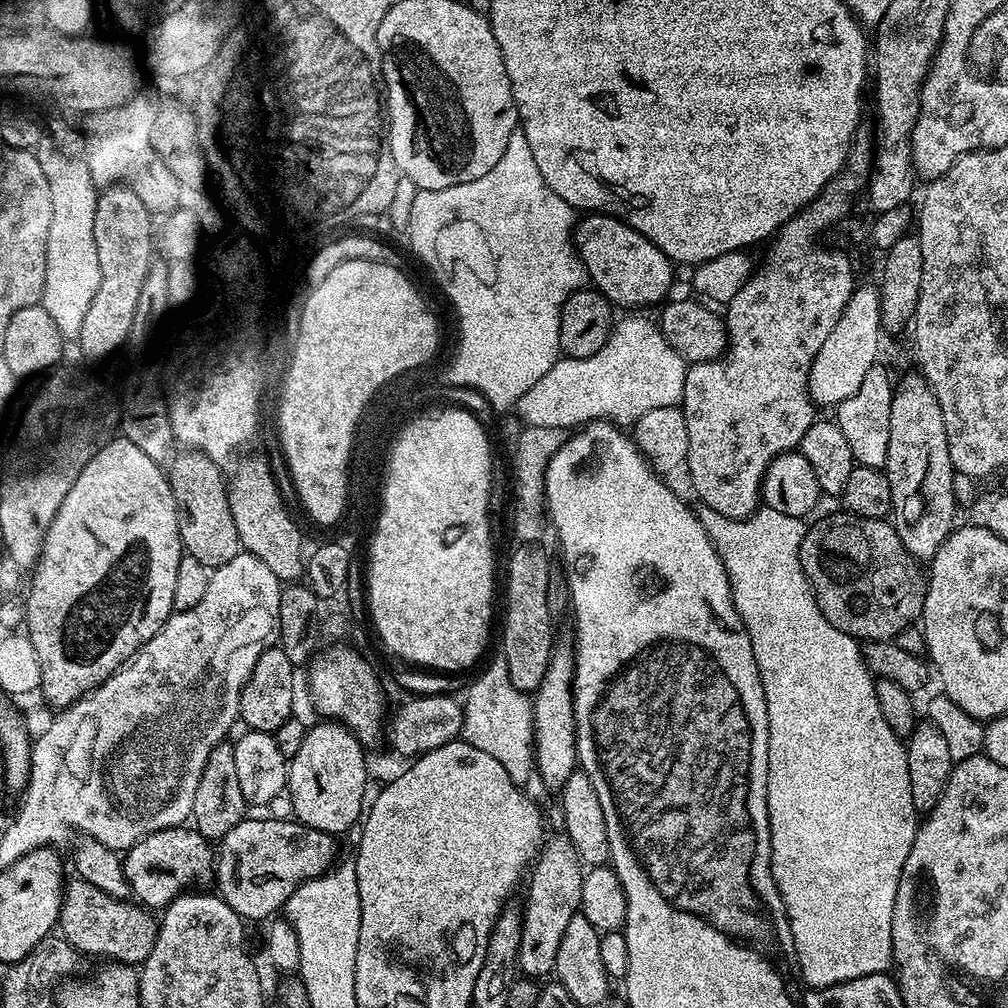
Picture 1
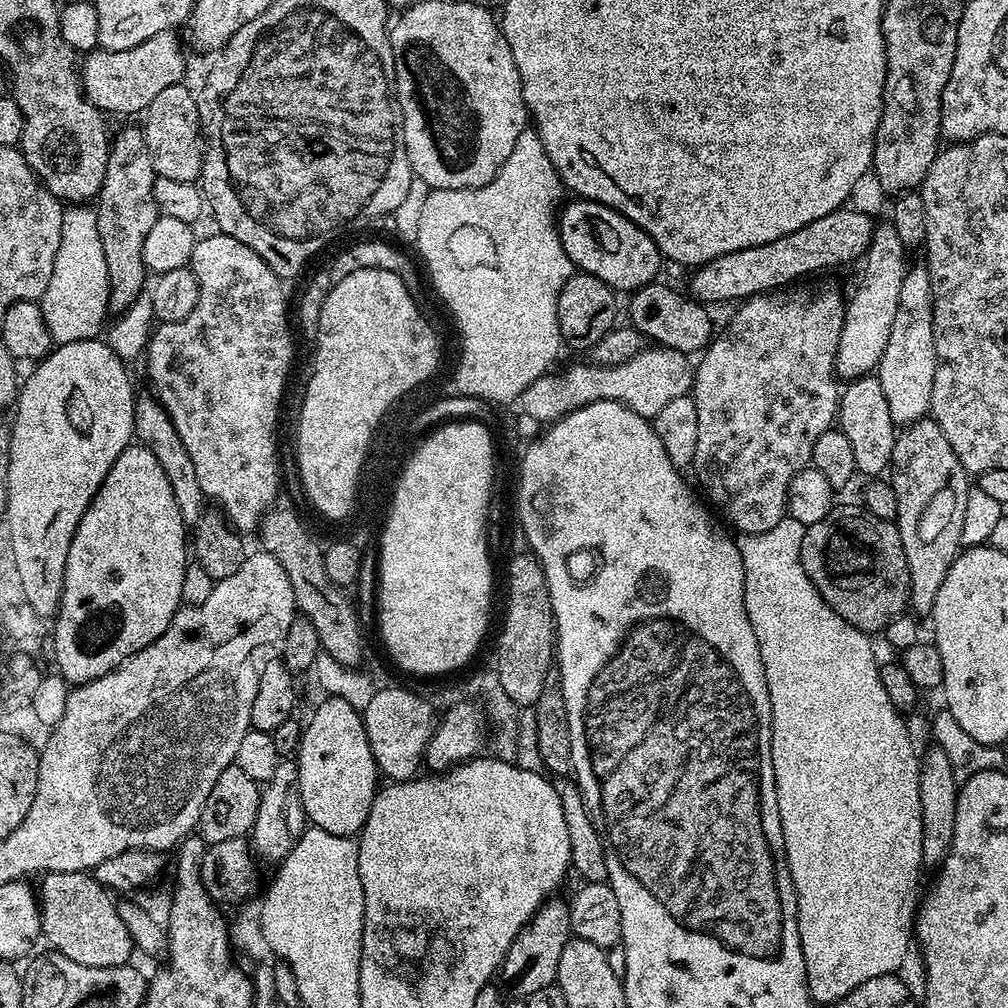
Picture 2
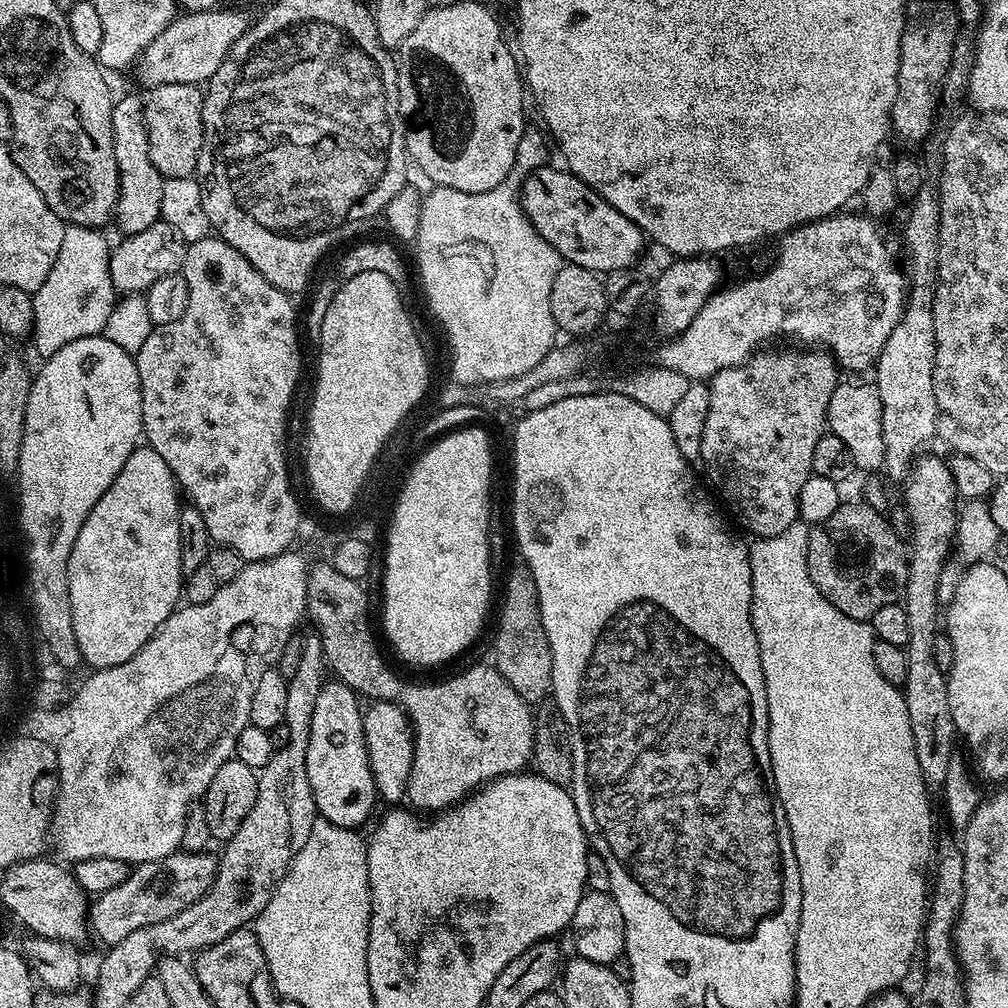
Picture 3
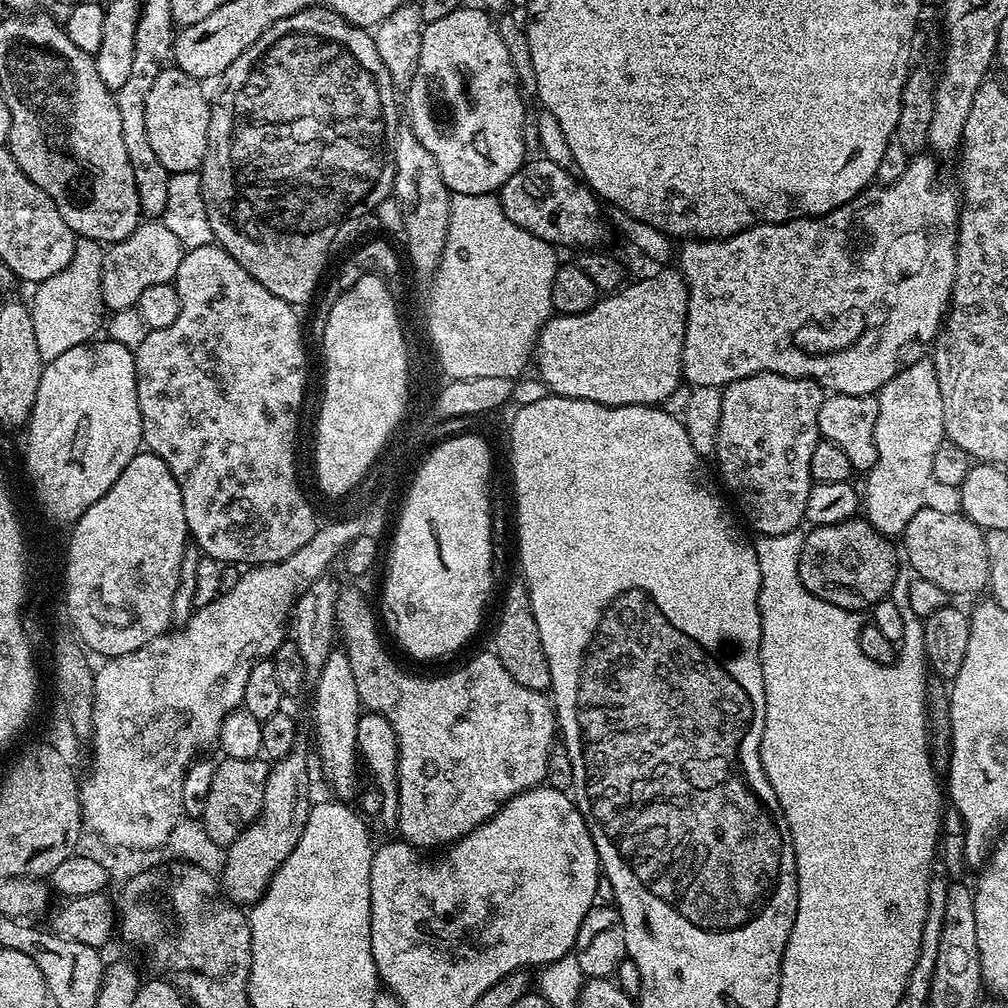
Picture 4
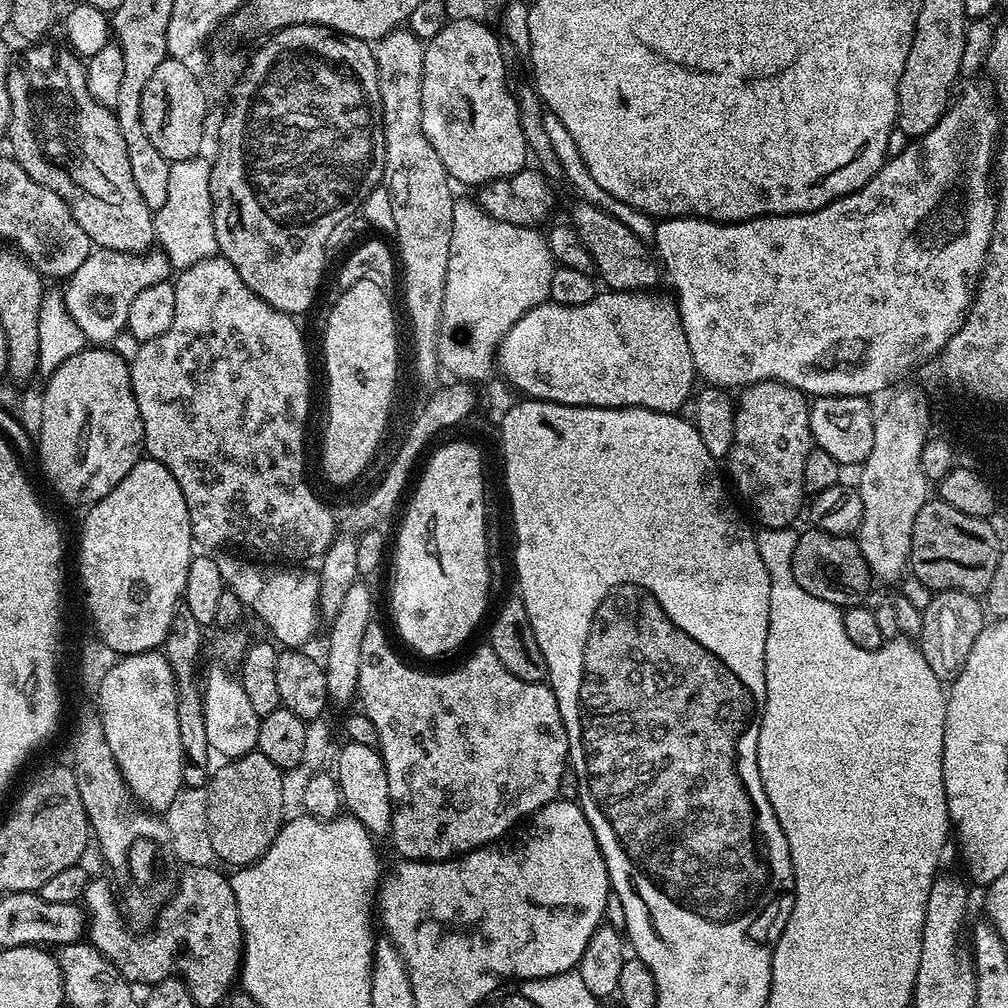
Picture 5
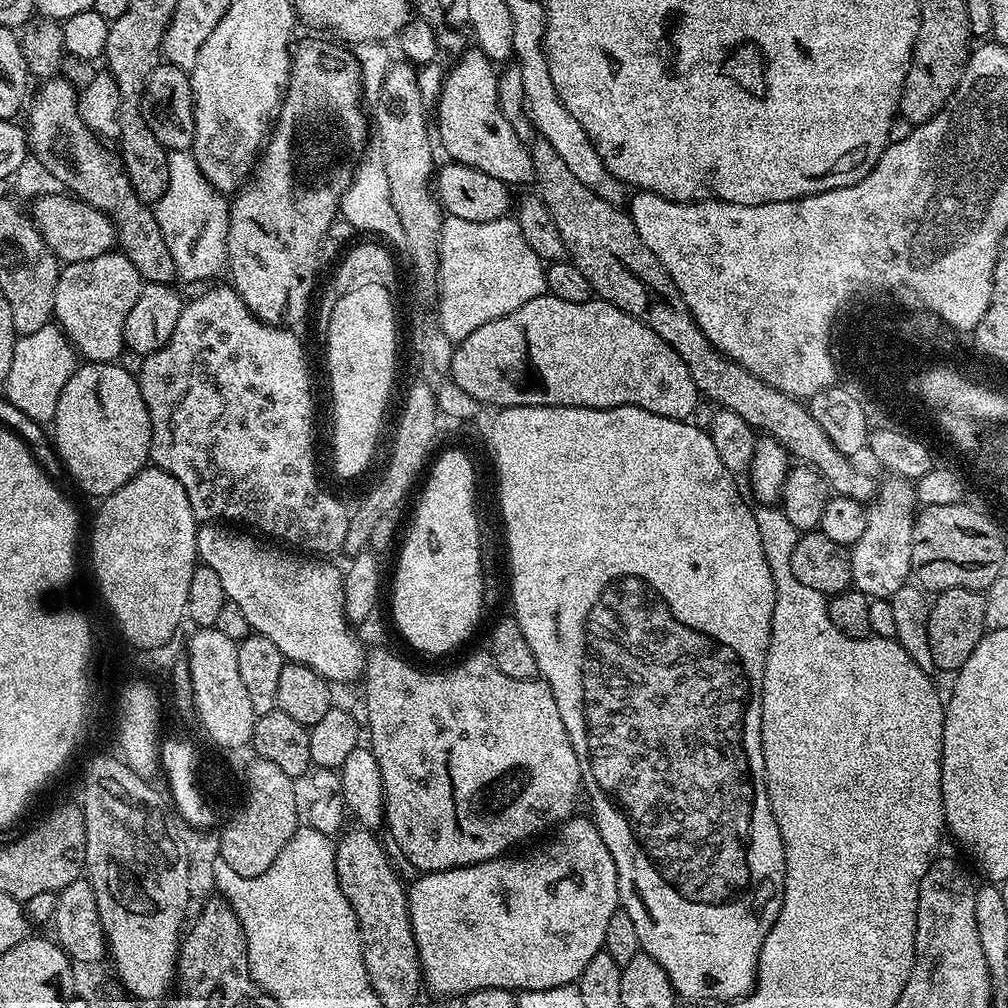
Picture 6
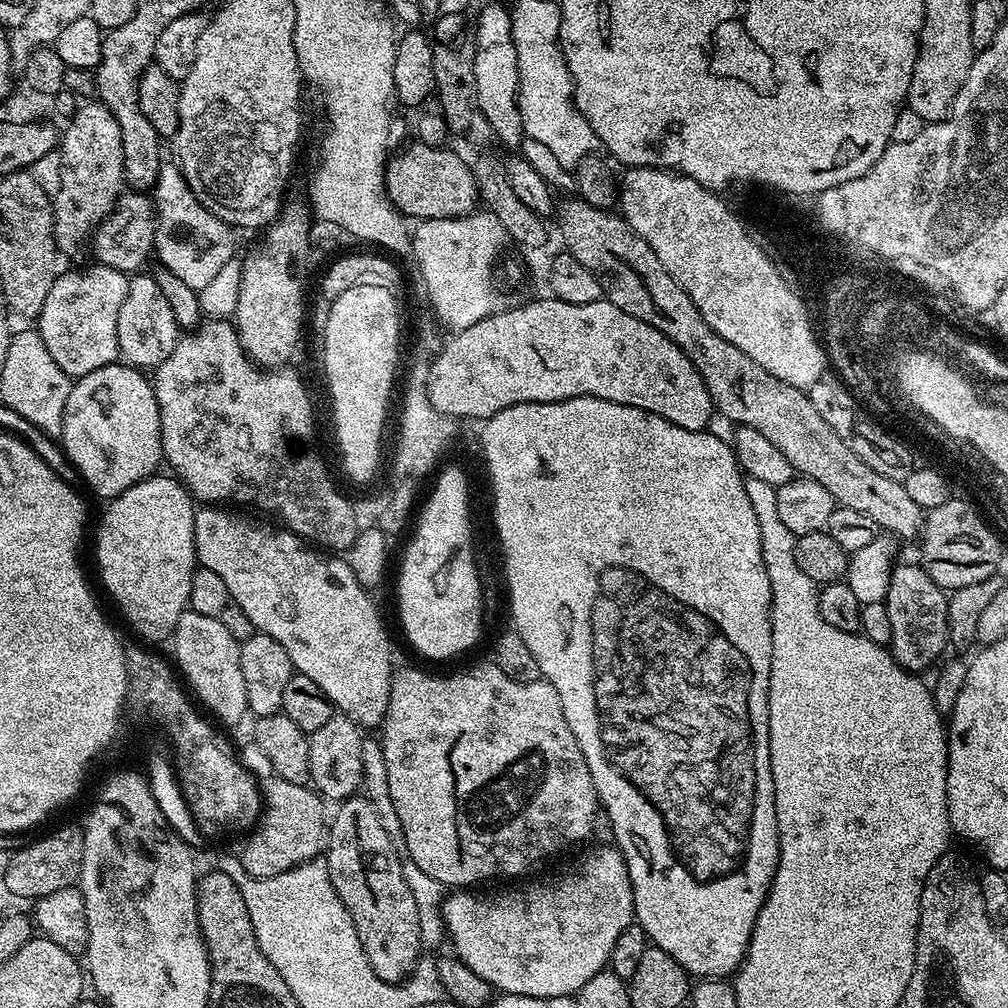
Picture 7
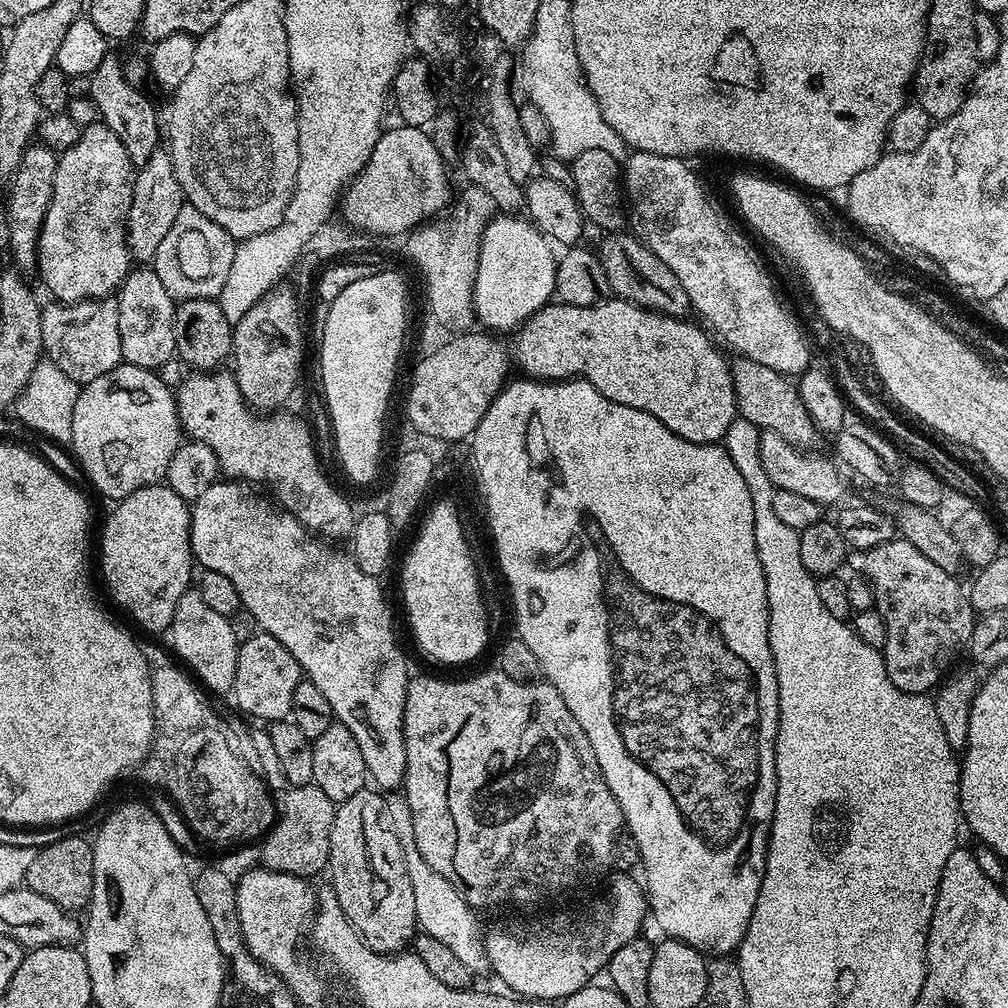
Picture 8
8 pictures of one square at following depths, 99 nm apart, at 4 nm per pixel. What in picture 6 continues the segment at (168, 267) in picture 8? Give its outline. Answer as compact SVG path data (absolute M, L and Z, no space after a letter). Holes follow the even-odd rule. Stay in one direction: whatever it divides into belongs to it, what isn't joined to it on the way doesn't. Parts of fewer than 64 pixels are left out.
M191 151L169 152L170 182L166 186L166 194L162 194L160 201L154 205L156 221L165 239L166 247L173 258L179 279L184 282L208 282L211 276L216 276L225 267L228 259L228 206L229 201L225 193L216 189L208 181L206 174L198 170L198 162Z

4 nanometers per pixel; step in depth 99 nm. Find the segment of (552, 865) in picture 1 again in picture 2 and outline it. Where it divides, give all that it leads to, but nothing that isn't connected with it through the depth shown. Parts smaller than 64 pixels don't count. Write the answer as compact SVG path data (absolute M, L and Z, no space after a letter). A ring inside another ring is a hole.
M553 898L544 907L539 908L526 925L514 938L510 950L502 965L502 977L508 983L511 995L516 998L527 998L537 990L546 990L546 986L556 983L558 958L568 940L573 939L570 907L560 898Z

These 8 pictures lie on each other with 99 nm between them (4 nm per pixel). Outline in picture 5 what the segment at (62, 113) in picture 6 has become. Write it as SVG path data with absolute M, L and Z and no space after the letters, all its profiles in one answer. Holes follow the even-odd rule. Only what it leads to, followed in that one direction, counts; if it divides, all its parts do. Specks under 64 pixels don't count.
M36 42L25 47L28 49L21 54L20 61L17 64L15 61L8 70L8 93L12 103L12 117L8 123L6 140L7 143L12 143L13 153L11 152L11 155L14 157L16 164L22 166L22 170L26 174L30 174L30 178L34 182L38 182L38 186L46 186L46 190L54 190L54 194L58 194L58 198L62 198L62 202L66 202L70 214L78 222L78 226L82 226L82 230L85 230L95 247L118 250L119 253L143 254L155 245L156 231L154 231L154 222L152 221L154 213L146 206L142 194L138 194L138 185L134 183L134 174L130 171L130 154L126 154L126 141L122 139L122 130L116 121L115 111L102 106L90 94L90 86L86 86L86 74L84 73L85 61L67 47L61 46L59 48L56 44L48 43Z

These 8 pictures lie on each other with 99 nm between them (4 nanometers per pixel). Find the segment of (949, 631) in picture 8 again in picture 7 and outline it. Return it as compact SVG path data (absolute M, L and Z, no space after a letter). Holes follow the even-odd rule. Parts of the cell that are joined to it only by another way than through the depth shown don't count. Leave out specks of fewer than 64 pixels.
M900 562L893 567L886 601L892 635L890 651L907 672L923 673L923 668L930 667L943 654L944 647L949 647L948 597L949 593L937 586L919 563Z

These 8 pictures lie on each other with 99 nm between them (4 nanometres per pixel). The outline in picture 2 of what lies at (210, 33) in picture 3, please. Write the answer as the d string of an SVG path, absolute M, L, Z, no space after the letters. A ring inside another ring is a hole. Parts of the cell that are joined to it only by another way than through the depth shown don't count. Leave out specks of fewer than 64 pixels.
M172 30L159 32L146 38L146 42L138 42L138 46L130 46L130 50L87 53L82 60L82 83L89 102L105 114L117 112L120 116L128 116L131 112L143 113L161 90L185 79L184 52L176 34Z

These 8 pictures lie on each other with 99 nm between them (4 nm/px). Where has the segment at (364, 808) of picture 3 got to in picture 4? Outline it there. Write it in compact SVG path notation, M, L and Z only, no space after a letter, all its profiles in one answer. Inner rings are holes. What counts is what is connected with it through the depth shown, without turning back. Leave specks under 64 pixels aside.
M334 650L330 658L326 658L326 666L322 666L320 677L314 682L316 697L312 700L312 716L316 719L316 752L320 755L320 768L333 788L335 799L341 802L351 801L356 792L356 764L358 768L358 753L356 739L358 738L358 722L362 715L362 705L358 698L358 686L354 686L354 674L350 674L350 658L347 651Z

